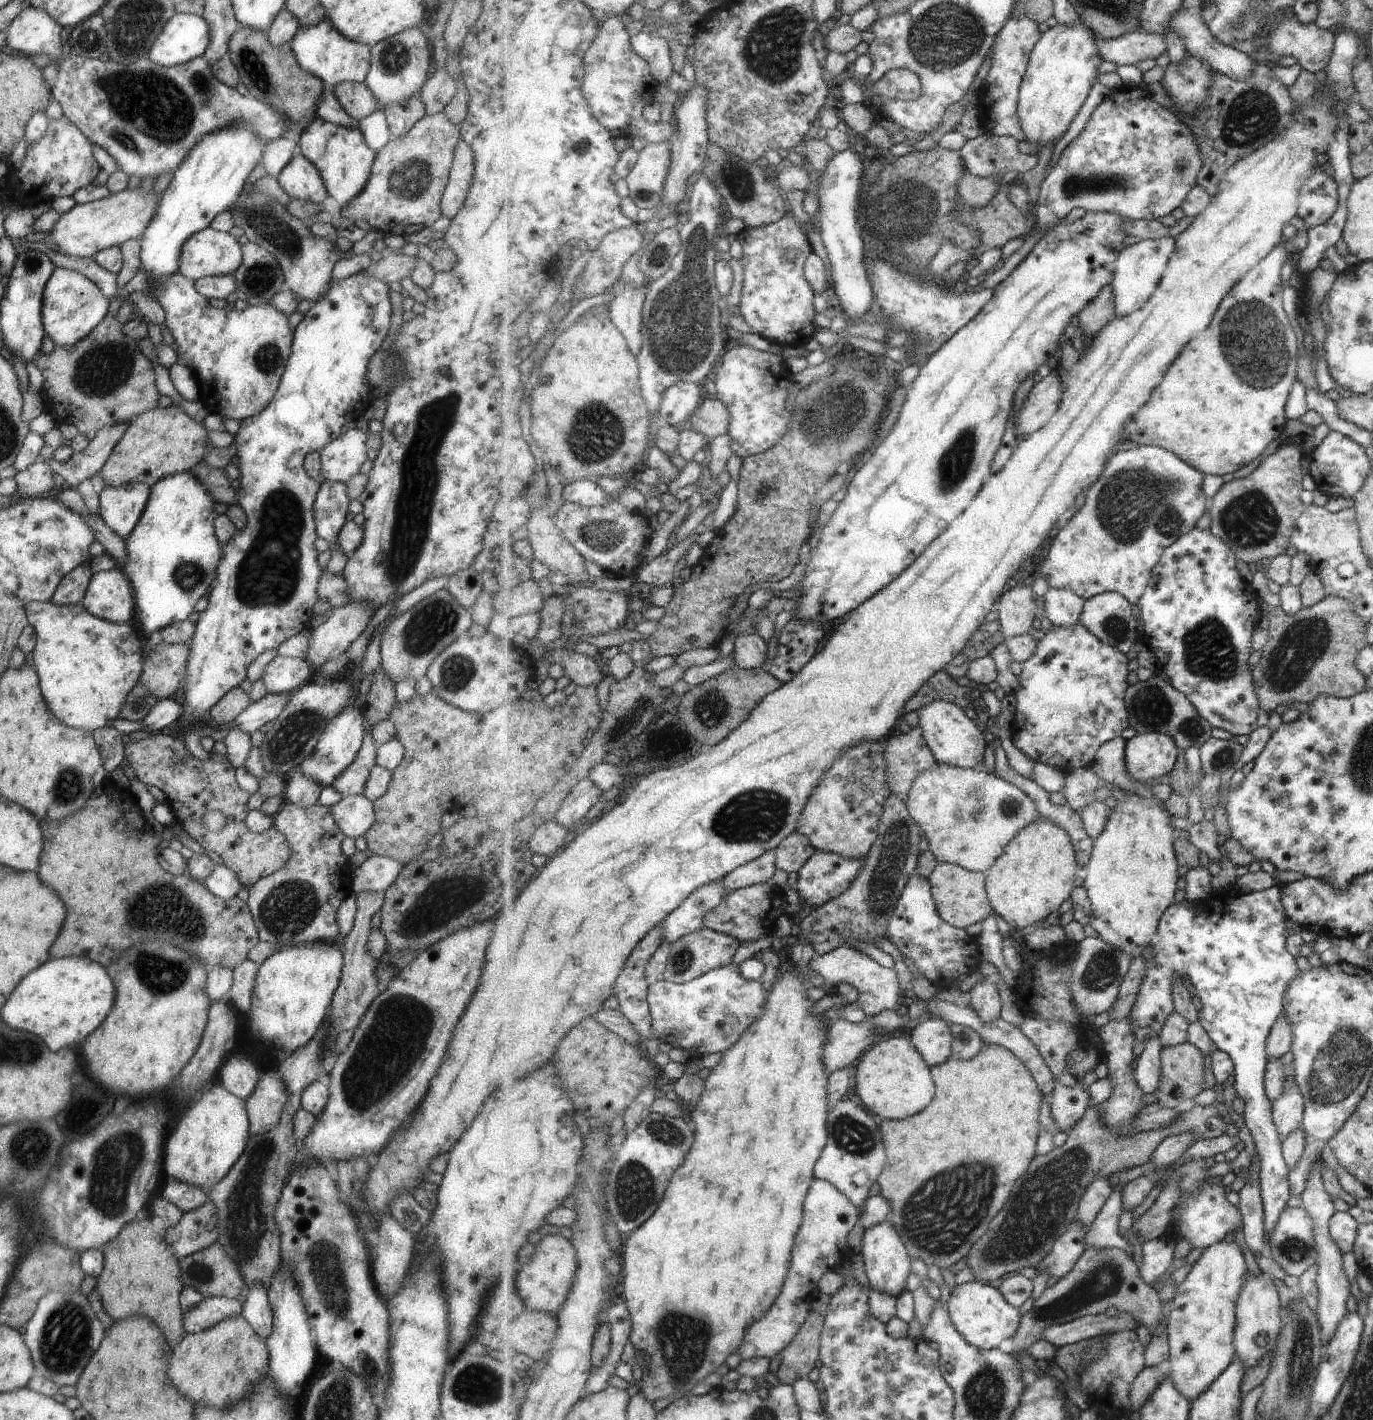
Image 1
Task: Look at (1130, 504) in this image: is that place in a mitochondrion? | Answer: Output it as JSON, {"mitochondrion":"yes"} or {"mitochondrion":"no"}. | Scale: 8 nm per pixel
{"mitochondrion":"yes"}

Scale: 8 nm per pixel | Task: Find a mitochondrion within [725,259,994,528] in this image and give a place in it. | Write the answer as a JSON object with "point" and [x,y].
{"point":[843,404]}

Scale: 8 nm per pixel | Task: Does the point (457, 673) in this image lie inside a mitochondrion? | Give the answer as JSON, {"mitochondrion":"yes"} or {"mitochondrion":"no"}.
{"mitochondrion":"yes"}

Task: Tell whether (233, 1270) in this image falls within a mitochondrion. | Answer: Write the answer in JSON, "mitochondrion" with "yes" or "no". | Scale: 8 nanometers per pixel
{"mitochondrion":"yes"}

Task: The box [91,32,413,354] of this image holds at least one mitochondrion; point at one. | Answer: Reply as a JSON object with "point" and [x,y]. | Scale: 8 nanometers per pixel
{"point":[162,108]}

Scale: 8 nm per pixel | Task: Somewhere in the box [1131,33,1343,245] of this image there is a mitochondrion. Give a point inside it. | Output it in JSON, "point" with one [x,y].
{"point":[1253,115]}

